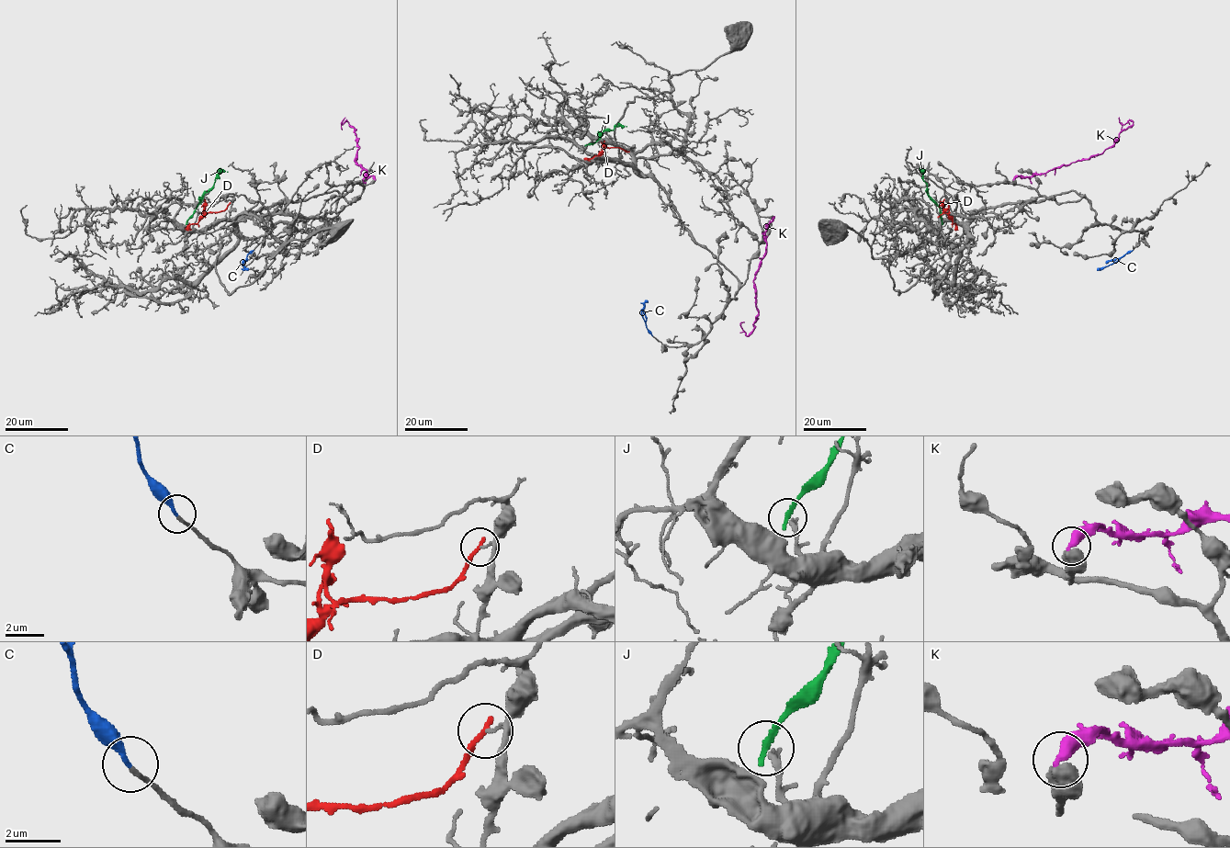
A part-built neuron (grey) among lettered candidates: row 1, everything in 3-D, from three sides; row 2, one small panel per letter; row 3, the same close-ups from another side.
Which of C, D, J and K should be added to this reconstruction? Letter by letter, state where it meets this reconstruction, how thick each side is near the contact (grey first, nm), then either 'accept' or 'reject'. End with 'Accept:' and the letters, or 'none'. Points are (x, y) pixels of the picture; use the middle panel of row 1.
C: contact (652, 335); calibres 150 and 260 nm; accept
D: contact (628, 152); calibres 130 and 200 nm; reject
J: contact (585, 145); calibres 240 and 200 nm; reject
K: contact (773, 217); calibres 650 and 440 nm; reject
Accept: C

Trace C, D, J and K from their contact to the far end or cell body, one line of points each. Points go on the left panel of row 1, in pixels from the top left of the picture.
C: (253, 251), (242, 264), (248, 270)
D: (229, 203), (220, 212), (205, 209), (197, 223), (185, 229)
J: (186, 222), (218, 175), (227, 172)
K: (375, 179), (373, 175), (366, 176), (367, 171), (355, 160), (357, 140), (346, 120), (341, 123), (345, 117)

